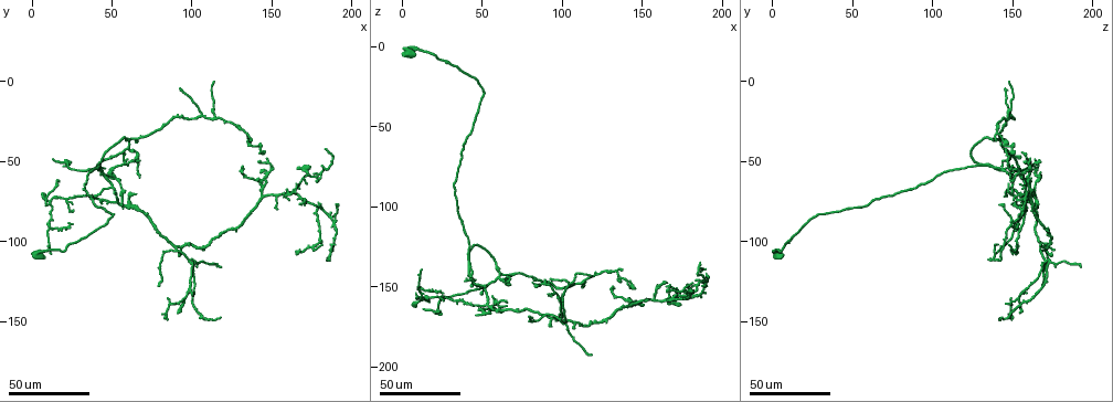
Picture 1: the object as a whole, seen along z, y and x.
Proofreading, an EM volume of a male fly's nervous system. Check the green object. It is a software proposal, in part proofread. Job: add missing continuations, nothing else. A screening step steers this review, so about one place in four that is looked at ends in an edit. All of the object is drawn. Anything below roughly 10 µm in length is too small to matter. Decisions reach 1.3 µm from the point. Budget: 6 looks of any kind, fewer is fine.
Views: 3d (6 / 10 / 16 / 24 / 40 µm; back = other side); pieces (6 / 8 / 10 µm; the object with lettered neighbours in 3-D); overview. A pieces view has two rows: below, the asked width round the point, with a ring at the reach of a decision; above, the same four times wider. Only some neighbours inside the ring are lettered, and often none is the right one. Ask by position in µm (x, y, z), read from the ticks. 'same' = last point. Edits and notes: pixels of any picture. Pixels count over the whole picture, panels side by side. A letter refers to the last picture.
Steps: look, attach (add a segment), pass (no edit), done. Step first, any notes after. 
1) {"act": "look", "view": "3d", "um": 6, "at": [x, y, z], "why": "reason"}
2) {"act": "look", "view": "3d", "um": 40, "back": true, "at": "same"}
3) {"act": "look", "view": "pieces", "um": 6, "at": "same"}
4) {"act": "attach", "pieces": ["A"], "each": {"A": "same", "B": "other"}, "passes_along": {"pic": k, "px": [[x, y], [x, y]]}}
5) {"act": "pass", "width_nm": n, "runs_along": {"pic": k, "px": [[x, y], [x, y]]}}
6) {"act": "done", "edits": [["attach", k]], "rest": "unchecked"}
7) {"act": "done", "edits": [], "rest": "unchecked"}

{"act": "look", "view": "3d", "um": 40, "at": [78, 128, 168], "why": "long arm stops here"}

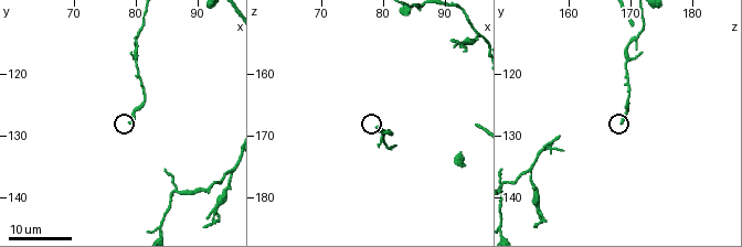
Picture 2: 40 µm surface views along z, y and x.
{"act": "look", "view": "pieces", "um": 10, "at": [79.5, 128.0, 168.5]}

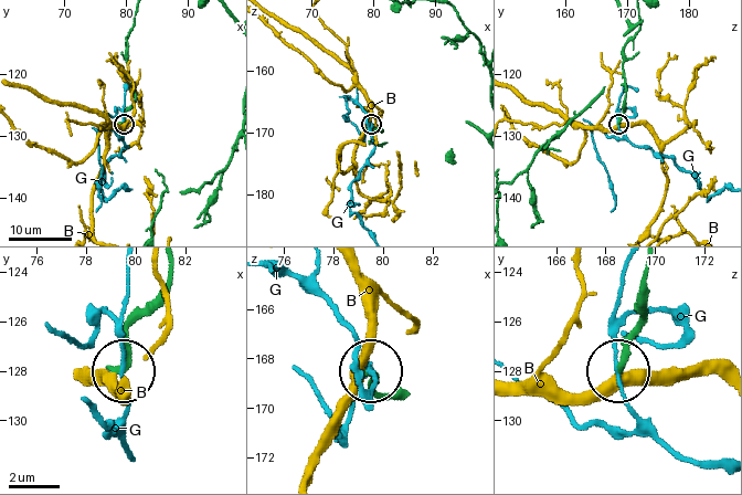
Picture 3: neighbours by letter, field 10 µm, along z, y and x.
{"act": "pass", "width_nm": 260, "each": {"B": "other", "G": "other"}, "runs_along": {"pic": 3, "px": [[645, 270], [645, 314], [622, 369]]}, "found": "no lettered segment goes on from it"}

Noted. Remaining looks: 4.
{"act": "look", "view": "3d", "um": 40, "at": [180, 62, 150], "why": "branch stops here"}

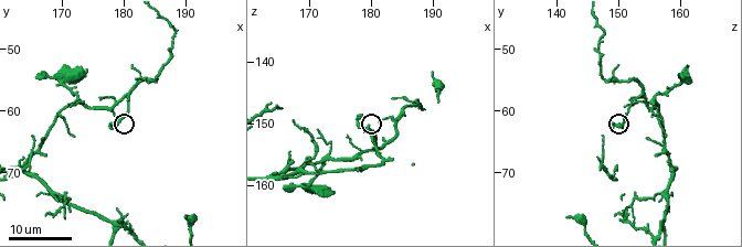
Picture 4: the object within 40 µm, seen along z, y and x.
{"act": "look", "view": "pieces", "um": 8, "at": [179.0, 62.0, 148.5]}

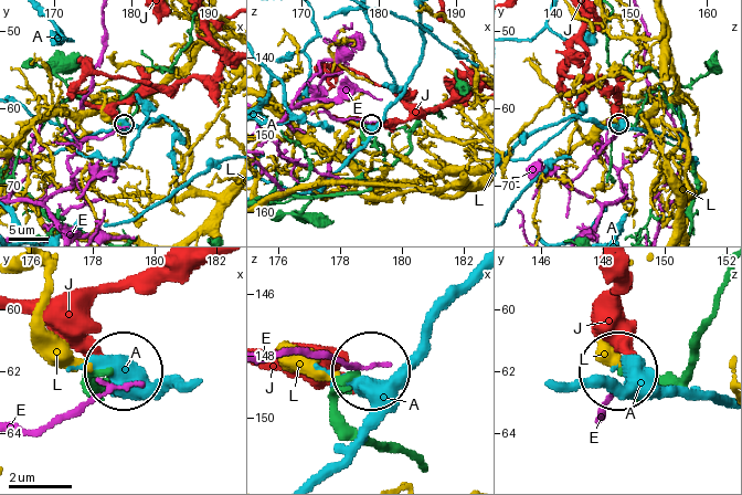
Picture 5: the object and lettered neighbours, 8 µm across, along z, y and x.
{"act": "pass", "width_nm": 220, "each": {"A": "other", "E": "other", "J": "other", "L": "other"}, "runs_along": {"pic": 5, "px": [[422, 466], [377, 451], [345, 422], [337, 406], [358, 377]]}, "found": "none of them fits"}

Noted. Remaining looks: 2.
{"act": "look", "view": "3d", "um": 40, "at": [114, 0, 146], "why": "thin end"}

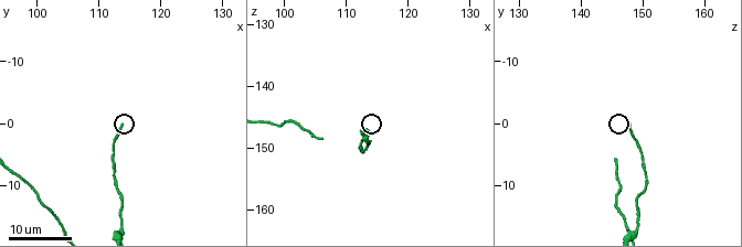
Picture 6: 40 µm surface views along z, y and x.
{"act": "look", "view": "pieces", "um": 6, "at": [113.5, 0.0, 148.0], "why": "see the neighbours"}

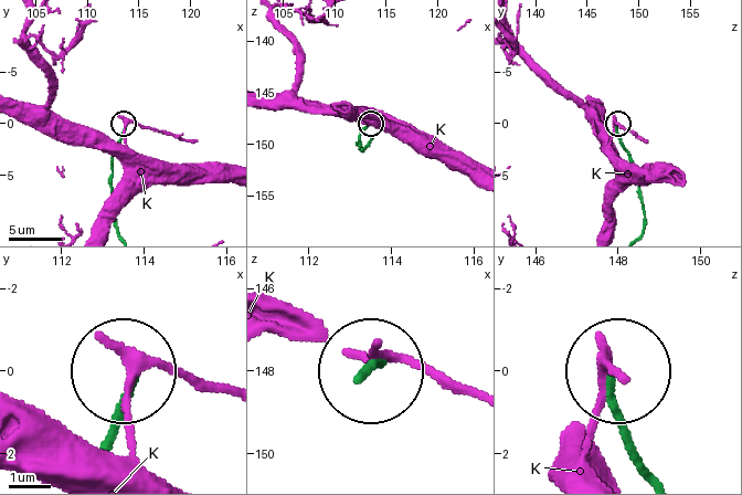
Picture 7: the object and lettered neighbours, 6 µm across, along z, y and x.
{"act": "pass", "width_nm": 170, "each": {"K": "other"}, "found": "no lettered segment goes on from it"}

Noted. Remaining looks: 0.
{"act": "done", "edits": [], "rest": "unchecked"}

